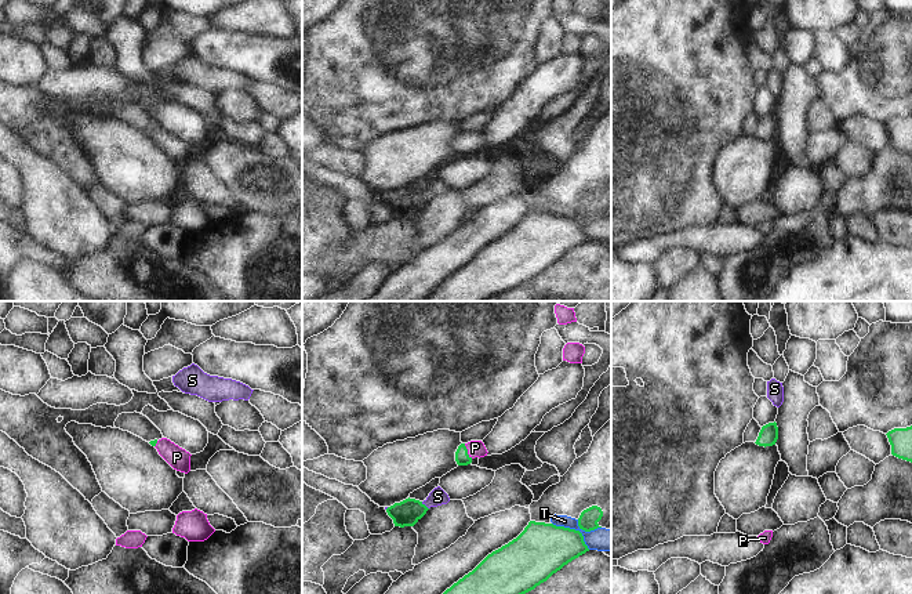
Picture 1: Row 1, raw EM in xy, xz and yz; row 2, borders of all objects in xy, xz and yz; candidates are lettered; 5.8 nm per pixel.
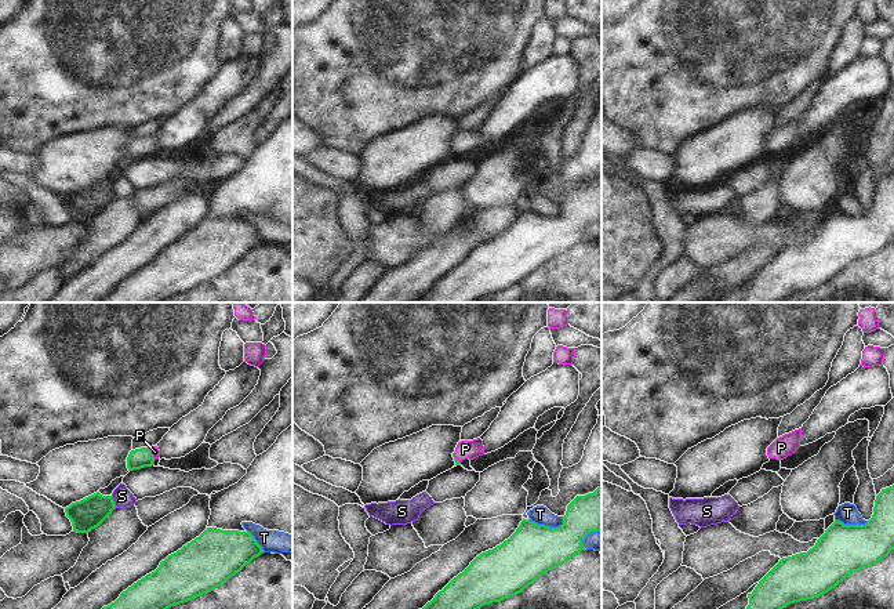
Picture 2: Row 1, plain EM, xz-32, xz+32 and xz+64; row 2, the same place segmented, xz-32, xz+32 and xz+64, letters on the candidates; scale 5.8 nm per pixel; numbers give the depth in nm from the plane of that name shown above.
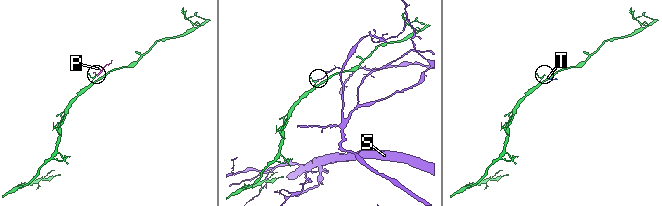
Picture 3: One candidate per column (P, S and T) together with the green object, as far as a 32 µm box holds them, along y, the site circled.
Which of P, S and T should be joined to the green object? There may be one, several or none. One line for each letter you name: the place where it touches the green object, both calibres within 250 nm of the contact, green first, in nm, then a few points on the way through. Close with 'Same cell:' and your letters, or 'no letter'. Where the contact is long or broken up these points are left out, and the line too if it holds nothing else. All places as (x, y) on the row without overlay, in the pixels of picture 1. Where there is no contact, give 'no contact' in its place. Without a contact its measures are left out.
P: meets green in xz at (467, 141); 80 nm thick on the green side, 100 nm on the other; runs through xz (461, 145), (467, 141), (475, 138)
Same cell: P

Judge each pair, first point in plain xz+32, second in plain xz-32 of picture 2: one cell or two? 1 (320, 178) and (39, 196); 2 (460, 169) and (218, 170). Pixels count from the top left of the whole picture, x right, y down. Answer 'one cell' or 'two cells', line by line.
1: one cell
2: one cell

